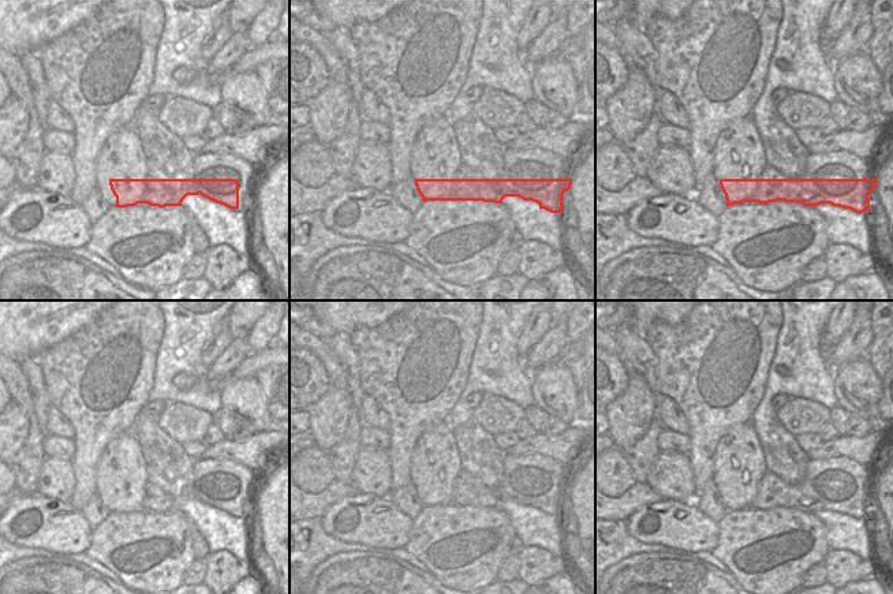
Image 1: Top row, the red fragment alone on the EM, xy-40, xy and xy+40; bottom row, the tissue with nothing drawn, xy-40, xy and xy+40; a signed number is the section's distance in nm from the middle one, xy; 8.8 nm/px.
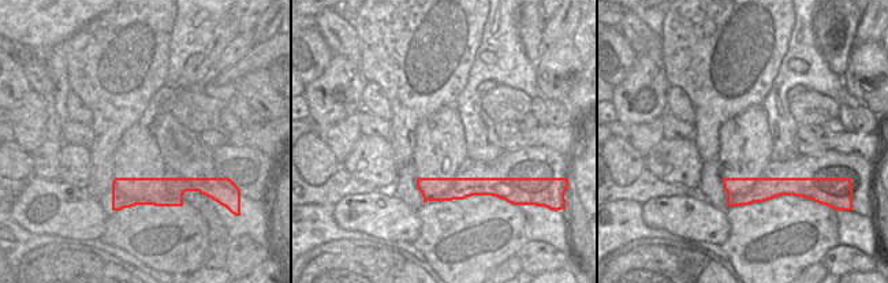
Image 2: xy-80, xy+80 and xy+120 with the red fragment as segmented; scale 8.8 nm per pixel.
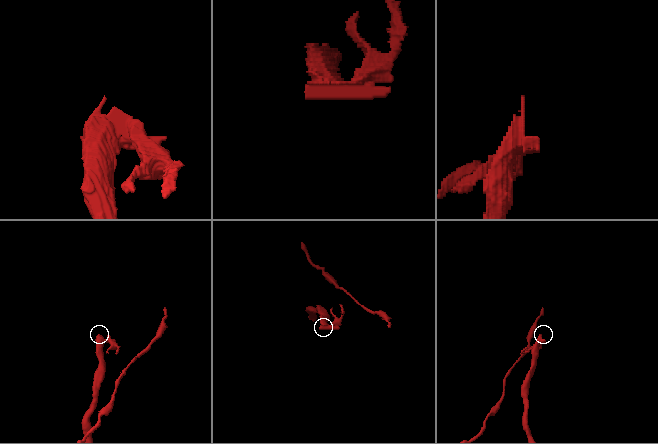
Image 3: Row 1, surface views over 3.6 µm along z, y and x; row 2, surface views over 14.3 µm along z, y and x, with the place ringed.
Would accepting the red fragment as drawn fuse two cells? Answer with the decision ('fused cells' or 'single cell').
fused cells

